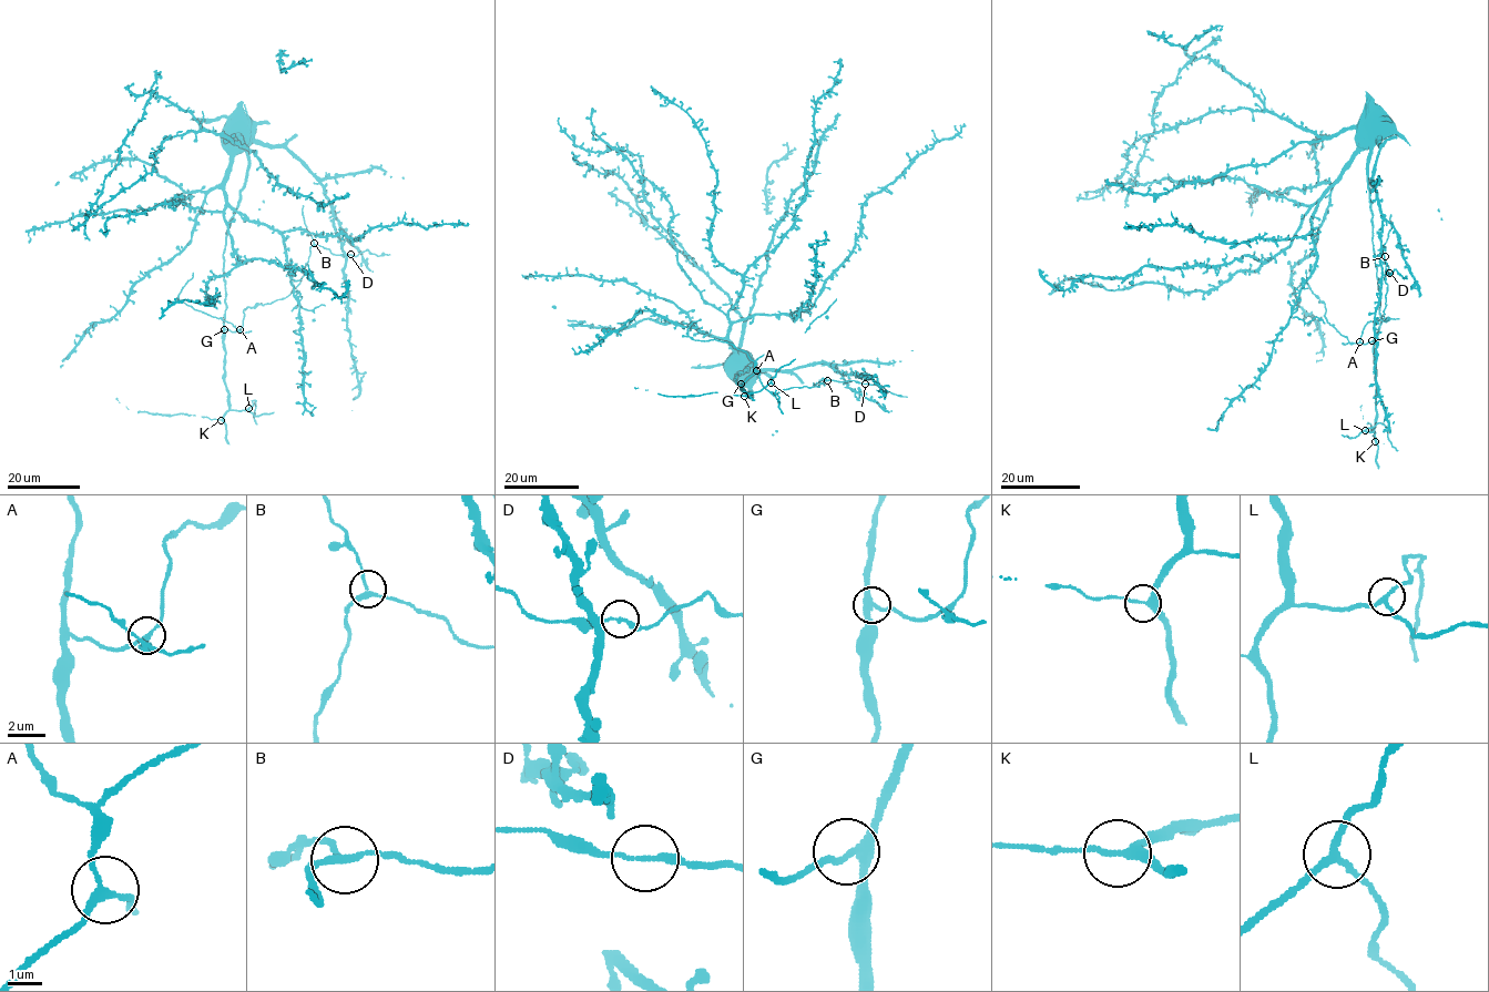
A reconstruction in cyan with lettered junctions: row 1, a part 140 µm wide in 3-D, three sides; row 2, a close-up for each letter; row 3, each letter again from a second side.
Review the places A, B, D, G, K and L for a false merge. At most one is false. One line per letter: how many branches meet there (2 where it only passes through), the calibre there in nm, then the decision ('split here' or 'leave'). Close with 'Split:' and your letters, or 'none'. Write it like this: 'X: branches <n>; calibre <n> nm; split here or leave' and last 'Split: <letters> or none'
A: branches 3; calibre 180 nm; leave
B: branches 3; calibre 190 nm; split here
D: branches 2; calibre 180 nm; leave
G: branches 3; calibre 240 nm; leave
K: branches 3; calibre 240 nm; leave
L: branches 3; calibre 190 nm; leave
Split: B

